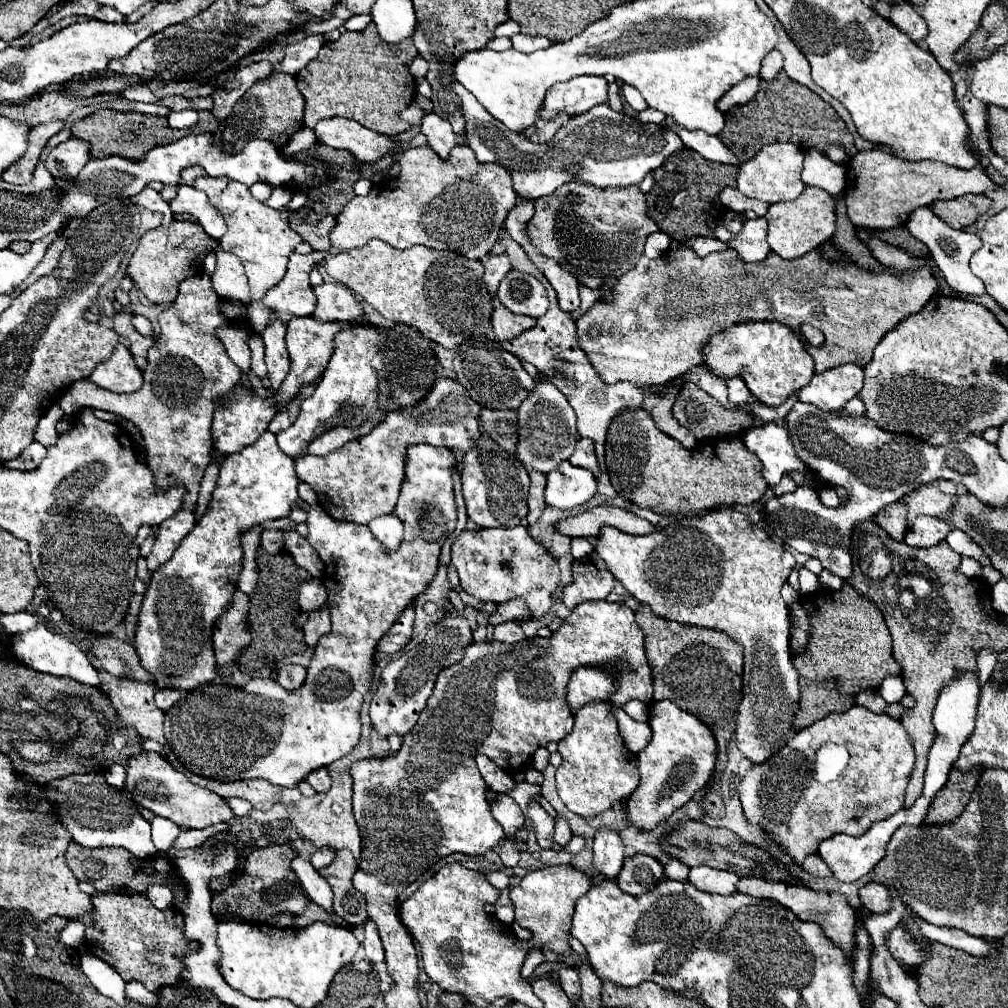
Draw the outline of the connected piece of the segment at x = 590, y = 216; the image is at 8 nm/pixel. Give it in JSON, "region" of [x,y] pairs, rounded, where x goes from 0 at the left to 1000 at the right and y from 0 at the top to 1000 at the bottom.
{"region":[[[571,180],[562,182],[560,186],[554,186],[554,189],[550,189],[548,193],[532,197],[532,211],[522,221],[522,233],[526,241],[540,255],[550,257],[560,269],[567,271],[577,283],[585,287],[593,287],[603,279],[609,279],[615,273],[623,271],[633,261],[639,249],[641,235],[649,229],[653,229],[653,223],[641,213],[639,193],[633,189],[633,186],[611,188],[611,189],[591,189],[591,186],[583,186]]]}

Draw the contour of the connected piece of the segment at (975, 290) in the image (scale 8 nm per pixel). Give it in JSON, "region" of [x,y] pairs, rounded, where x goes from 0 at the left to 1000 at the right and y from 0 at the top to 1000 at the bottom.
{"region":[[[915,205],[915,207],[909,207],[903,217],[901,217],[901,227],[903,231],[915,239],[923,251],[925,251],[925,257],[929,259],[929,265],[935,269],[940,285],[948,291],[954,291],[954,293],[976,293],[978,291],[978,285],[974,281],[974,277],[970,277],[962,265],[960,265],[960,259],[962,255],[974,245],[974,239],[970,233],[966,231],[958,231],[958,229],[946,229],[942,223],[938,223],[937,219],[933,219],[921,205]]]}

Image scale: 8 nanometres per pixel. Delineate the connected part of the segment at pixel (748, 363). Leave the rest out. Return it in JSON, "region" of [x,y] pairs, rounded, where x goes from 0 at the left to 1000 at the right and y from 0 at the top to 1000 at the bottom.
{"region":[[[764,318],[728,322],[708,332],[698,346],[698,360],[718,376],[734,372],[746,392],[762,404],[776,402],[786,388],[796,386],[808,372],[808,358],[794,334],[780,322]]]}

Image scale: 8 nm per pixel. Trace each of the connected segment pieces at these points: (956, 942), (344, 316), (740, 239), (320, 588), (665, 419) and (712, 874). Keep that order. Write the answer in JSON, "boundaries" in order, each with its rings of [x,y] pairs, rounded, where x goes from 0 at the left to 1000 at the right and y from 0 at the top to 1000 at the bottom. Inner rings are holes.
{"boundaries":[[[[907,908],[907,914],[911,916],[913,926],[915,926],[921,934],[929,934],[929,936],[935,936],[935,938],[940,938],[940,939],[946,939],[946,941],[952,941],[952,943],[958,943],[958,945],[964,945],[964,947],[970,947],[970,949],[986,947],[986,941],[980,939],[976,932],[964,930],[964,928],[952,924],[952,922],[923,918],[921,914],[913,912],[911,908]]],[[[319,281],[312,285],[313,305],[310,314],[317,320],[323,318],[363,318],[363,311],[355,297],[337,281]]],[[[758,215],[742,217],[738,221],[738,227],[732,231],[732,235],[726,237],[722,243],[724,247],[732,249],[732,253],[742,261],[756,259],[764,251],[764,243],[760,241],[760,227],[762,221]]],[[[319,574],[302,576],[296,584],[296,598],[298,598],[300,606],[315,604],[323,598],[323,594],[325,594],[325,588],[323,588],[323,580],[319,578]]],[[[671,376],[669,380],[671,380],[671,384],[669,384],[667,388],[663,388],[663,392],[653,392],[653,394],[641,396],[641,398],[637,400],[637,404],[645,410],[645,414],[649,416],[651,424],[653,424],[657,430],[661,430],[661,432],[665,432],[667,436],[675,438],[681,445],[688,445],[688,443],[690,443],[690,434],[688,434],[681,424],[677,424],[677,422],[669,416],[669,412],[667,412],[667,402],[669,402],[671,392],[673,392],[675,376]]],[[[687,860],[685,862],[685,876],[700,886],[714,886],[714,888],[726,888],[730,884],[728,874],[732,874],[730,868],[722,864],[710,864],[706,860]]]]}

